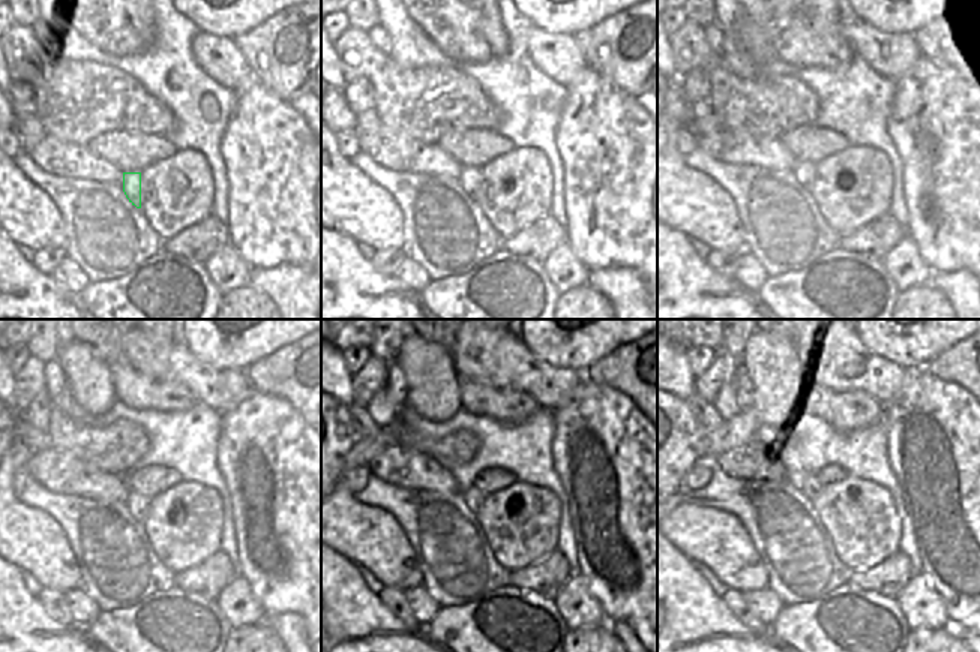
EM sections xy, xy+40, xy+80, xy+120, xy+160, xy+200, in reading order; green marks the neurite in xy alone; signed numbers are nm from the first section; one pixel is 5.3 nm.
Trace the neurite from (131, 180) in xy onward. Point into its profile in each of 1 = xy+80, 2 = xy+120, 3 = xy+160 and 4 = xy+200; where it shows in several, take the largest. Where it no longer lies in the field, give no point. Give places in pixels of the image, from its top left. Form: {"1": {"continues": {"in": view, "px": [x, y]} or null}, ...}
{"1": {"continues": {"in": "xy+80", "px": [805, 173]}}, "2": {"continues": {"in": "xy+120", "px": [137, 504]}}, "3": {"continues": {"in": "xy+160", "px": [473, 498]}}, "4": {"continues": {"in": "xy+200", "px": [814, 487]}}}

